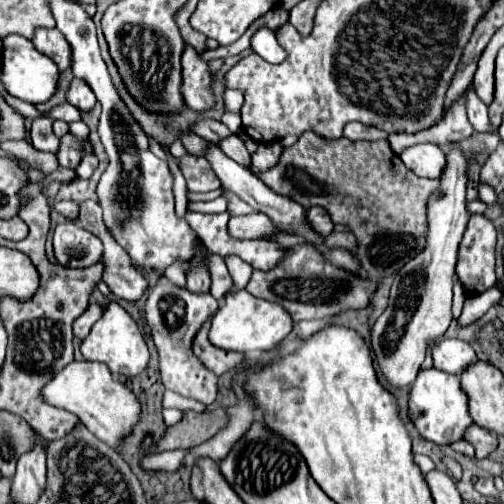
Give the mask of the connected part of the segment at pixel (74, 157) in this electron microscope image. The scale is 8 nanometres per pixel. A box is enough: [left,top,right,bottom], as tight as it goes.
[56,137,90,169]

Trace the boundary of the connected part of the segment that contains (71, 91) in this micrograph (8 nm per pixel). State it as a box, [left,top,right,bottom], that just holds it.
[66,77,96,113]

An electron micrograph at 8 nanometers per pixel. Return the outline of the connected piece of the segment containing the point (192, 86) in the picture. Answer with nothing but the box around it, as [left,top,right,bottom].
[182,49,216,113]

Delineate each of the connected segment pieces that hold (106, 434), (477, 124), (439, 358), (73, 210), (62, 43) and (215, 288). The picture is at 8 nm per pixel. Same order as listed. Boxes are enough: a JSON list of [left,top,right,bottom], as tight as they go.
[[40,361,140,447],[466,85,496,133],[432,337,476,375],[56,201,78,221],[32,29,70,73],[208,255,234,301]]

